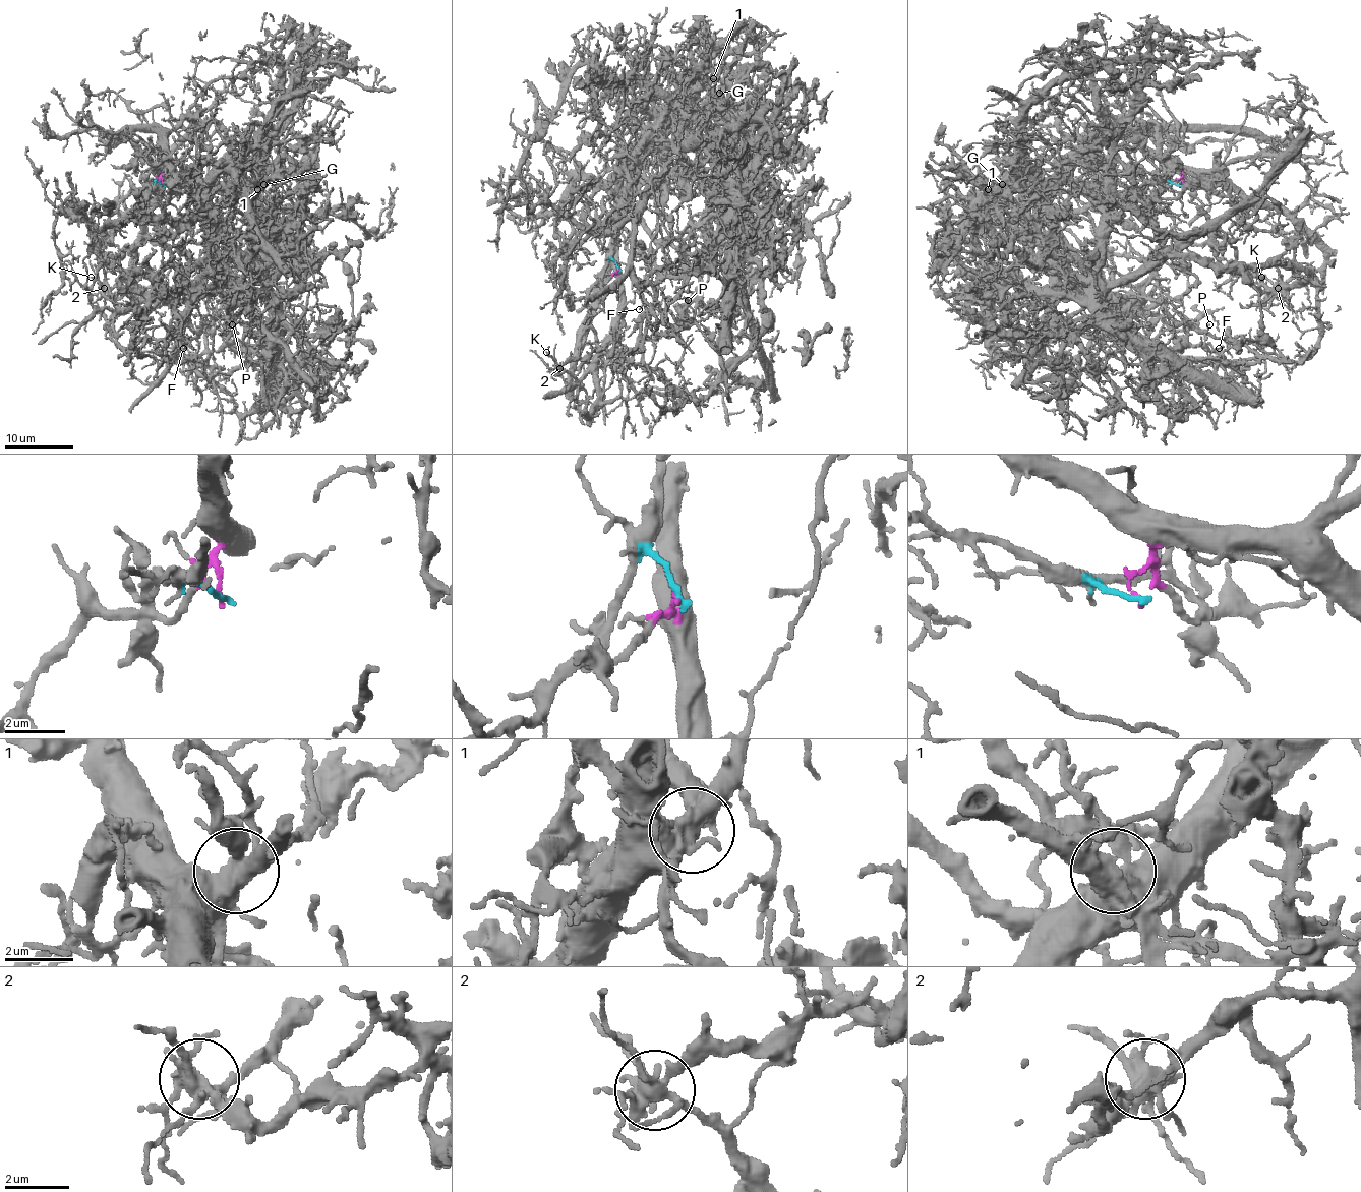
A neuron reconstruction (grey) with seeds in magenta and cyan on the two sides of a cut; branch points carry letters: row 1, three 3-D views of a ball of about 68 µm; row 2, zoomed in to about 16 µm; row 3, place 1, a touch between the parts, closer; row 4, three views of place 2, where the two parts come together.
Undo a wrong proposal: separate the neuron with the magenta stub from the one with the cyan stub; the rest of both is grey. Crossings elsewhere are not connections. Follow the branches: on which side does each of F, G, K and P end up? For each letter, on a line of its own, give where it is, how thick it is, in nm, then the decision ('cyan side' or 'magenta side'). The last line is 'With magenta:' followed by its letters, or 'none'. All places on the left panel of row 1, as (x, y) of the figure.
F: place (183, 348); calibre 100 nm; magenta side
G: place (263, 184); calibre 150 nm; magenta side
K: place (91, 277); calibre 180 nm; magenta side
P: place (232, 324); calibre 130 nm; cyan side
With magenta: F, G, K

